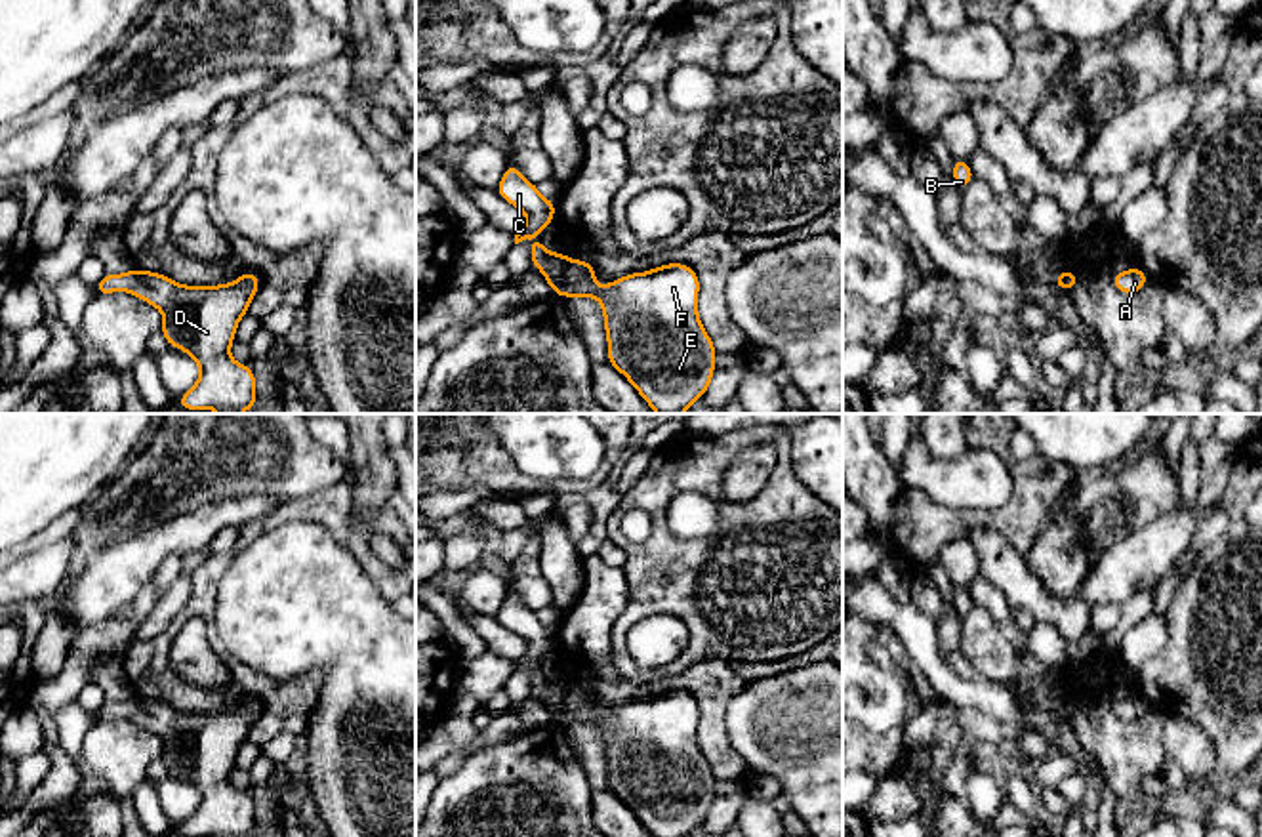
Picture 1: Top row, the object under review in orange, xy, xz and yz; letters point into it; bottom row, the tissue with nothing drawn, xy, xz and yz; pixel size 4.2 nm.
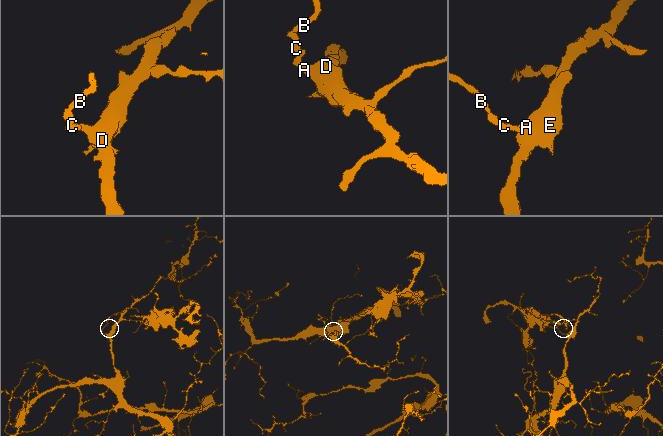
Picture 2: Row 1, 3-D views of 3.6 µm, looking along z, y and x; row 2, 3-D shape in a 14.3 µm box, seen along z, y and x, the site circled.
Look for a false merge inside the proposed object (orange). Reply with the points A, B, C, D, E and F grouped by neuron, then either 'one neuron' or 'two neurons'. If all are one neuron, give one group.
A B C D E F | one neuron

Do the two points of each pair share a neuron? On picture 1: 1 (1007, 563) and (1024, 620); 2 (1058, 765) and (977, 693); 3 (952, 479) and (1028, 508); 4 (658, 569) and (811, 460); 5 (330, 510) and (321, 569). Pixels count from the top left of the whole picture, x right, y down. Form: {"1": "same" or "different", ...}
{"1": "different", "2": "different", "3": "different", "4": "different", "5": "different"}

